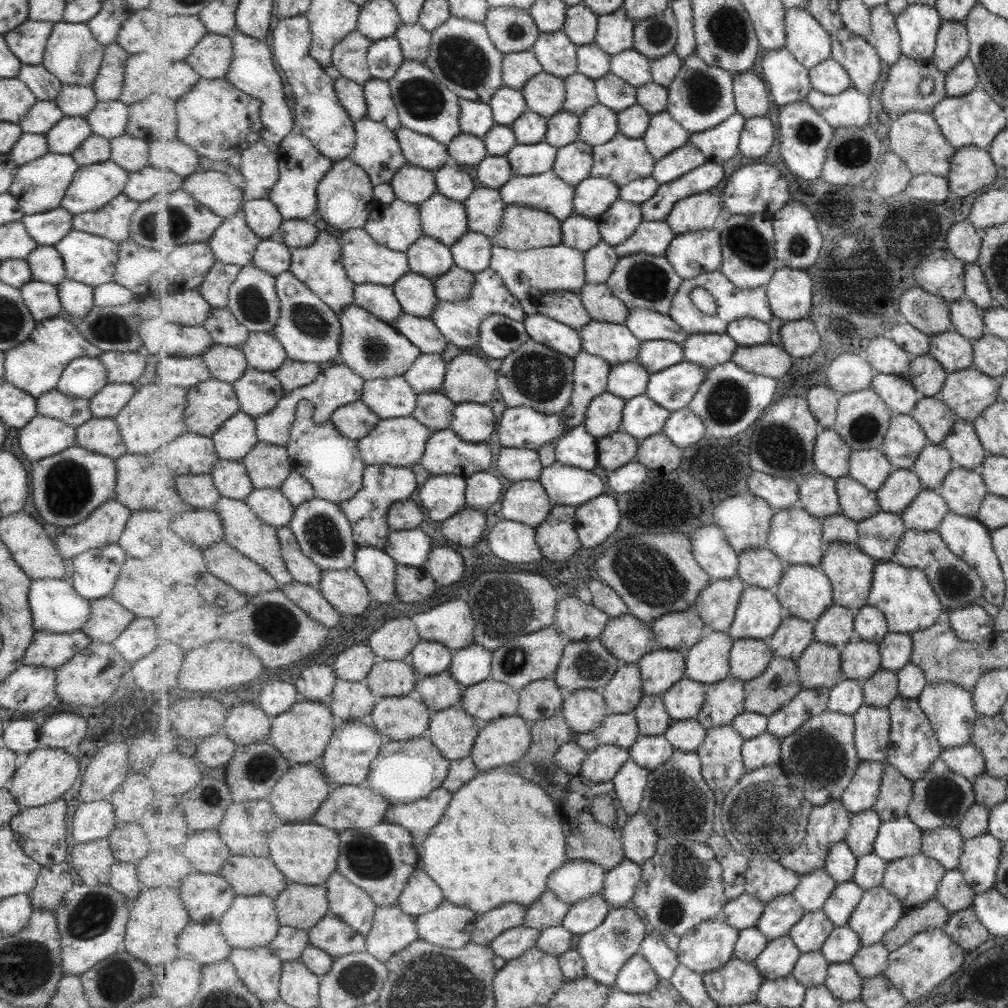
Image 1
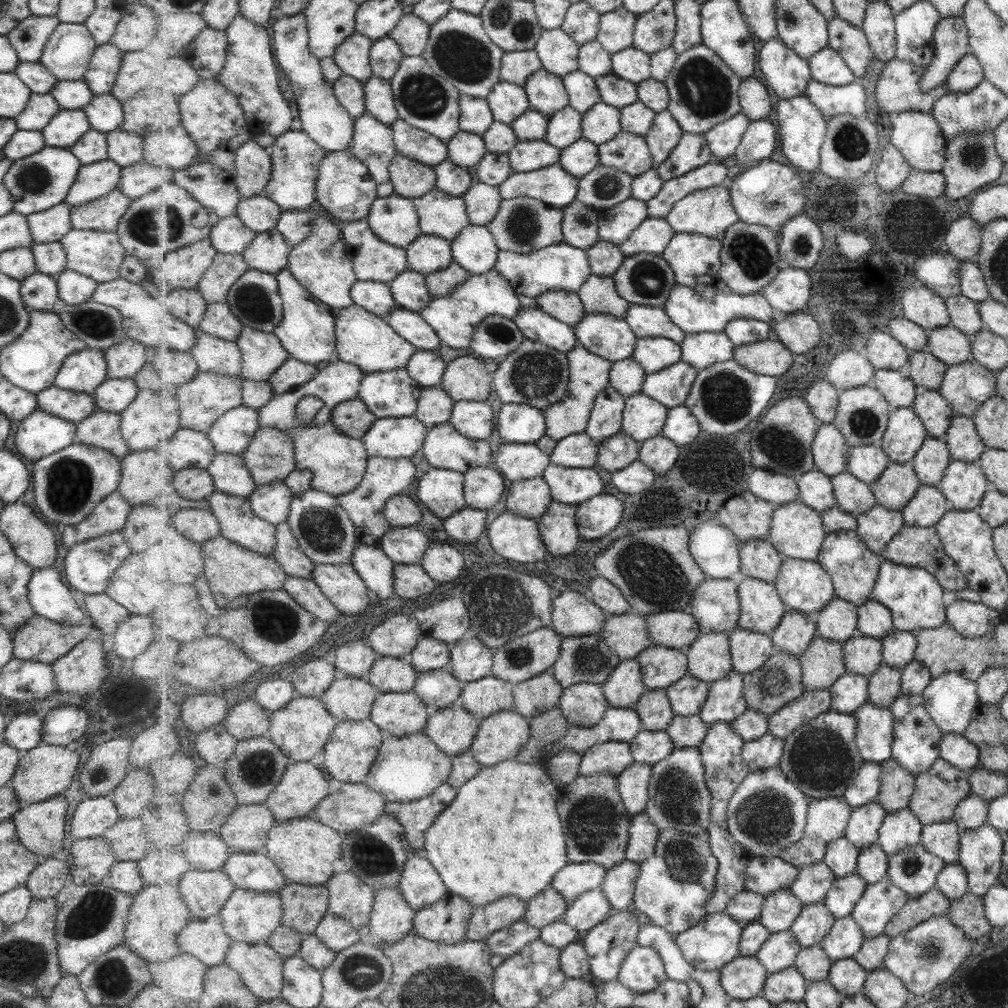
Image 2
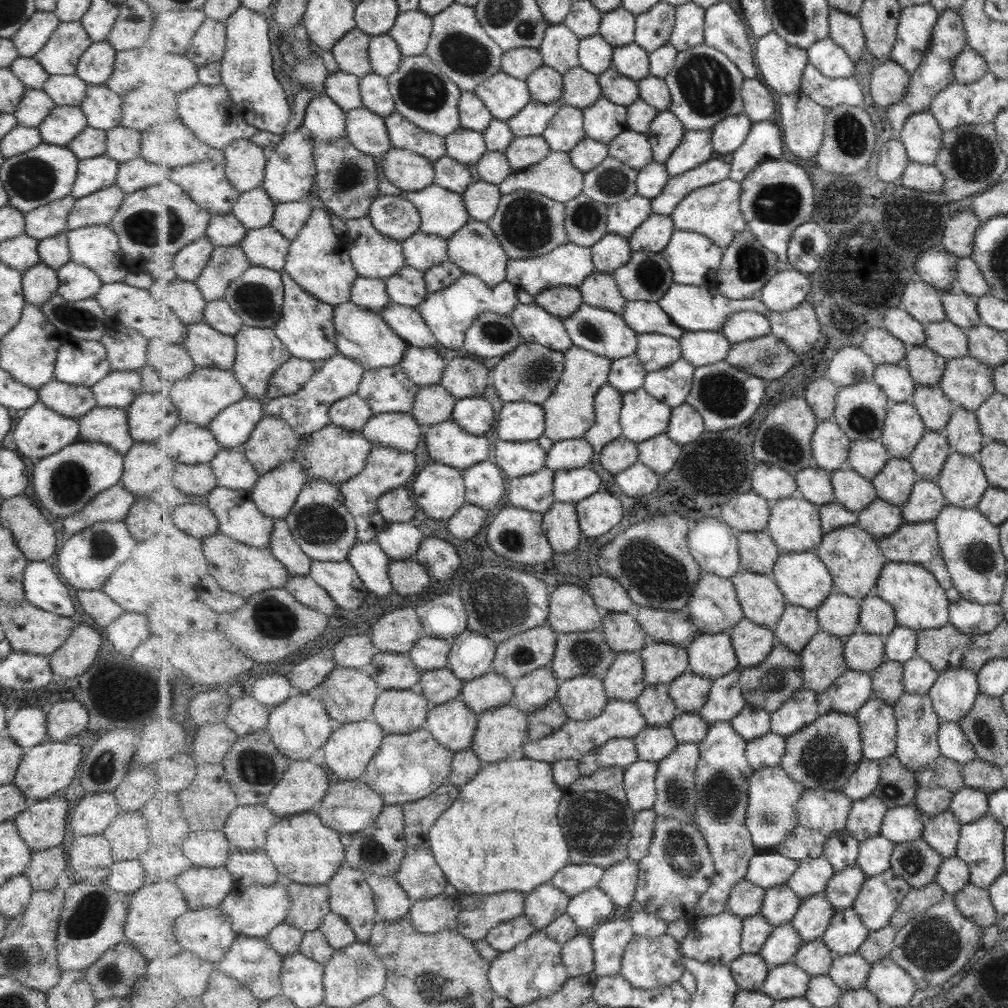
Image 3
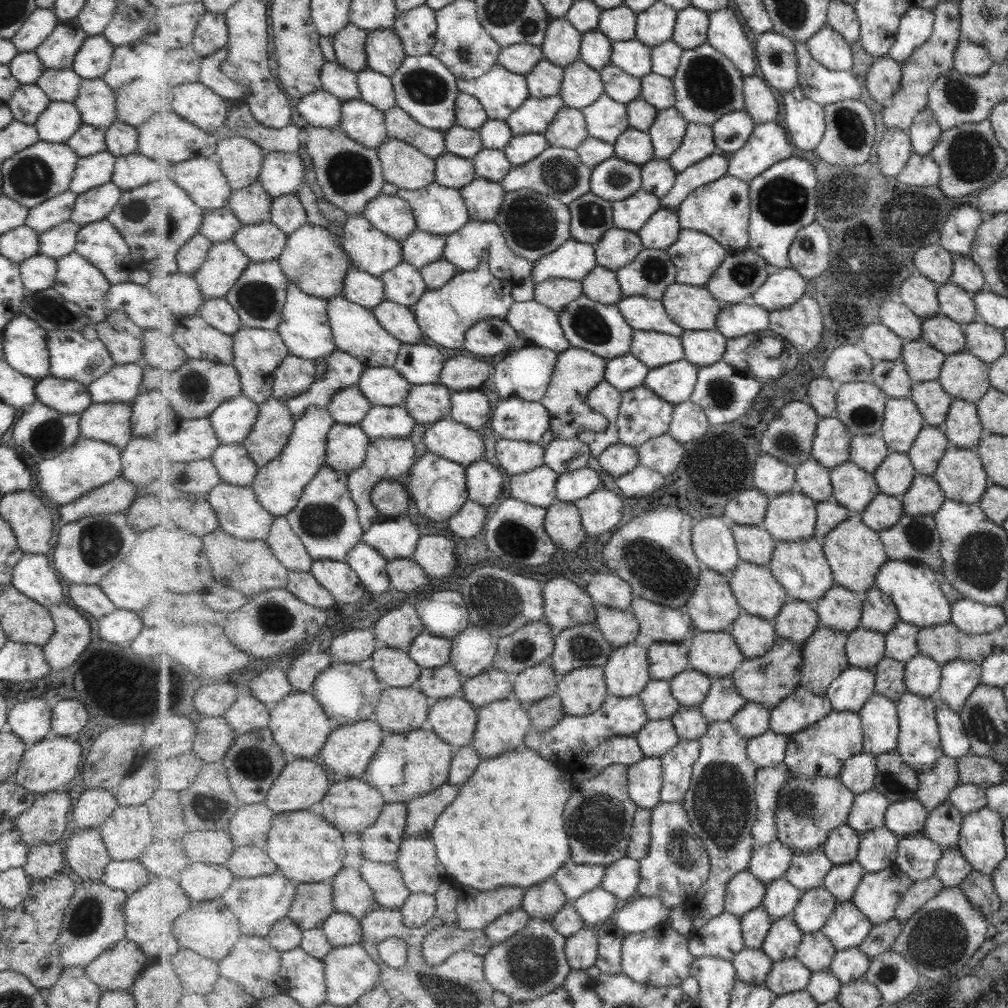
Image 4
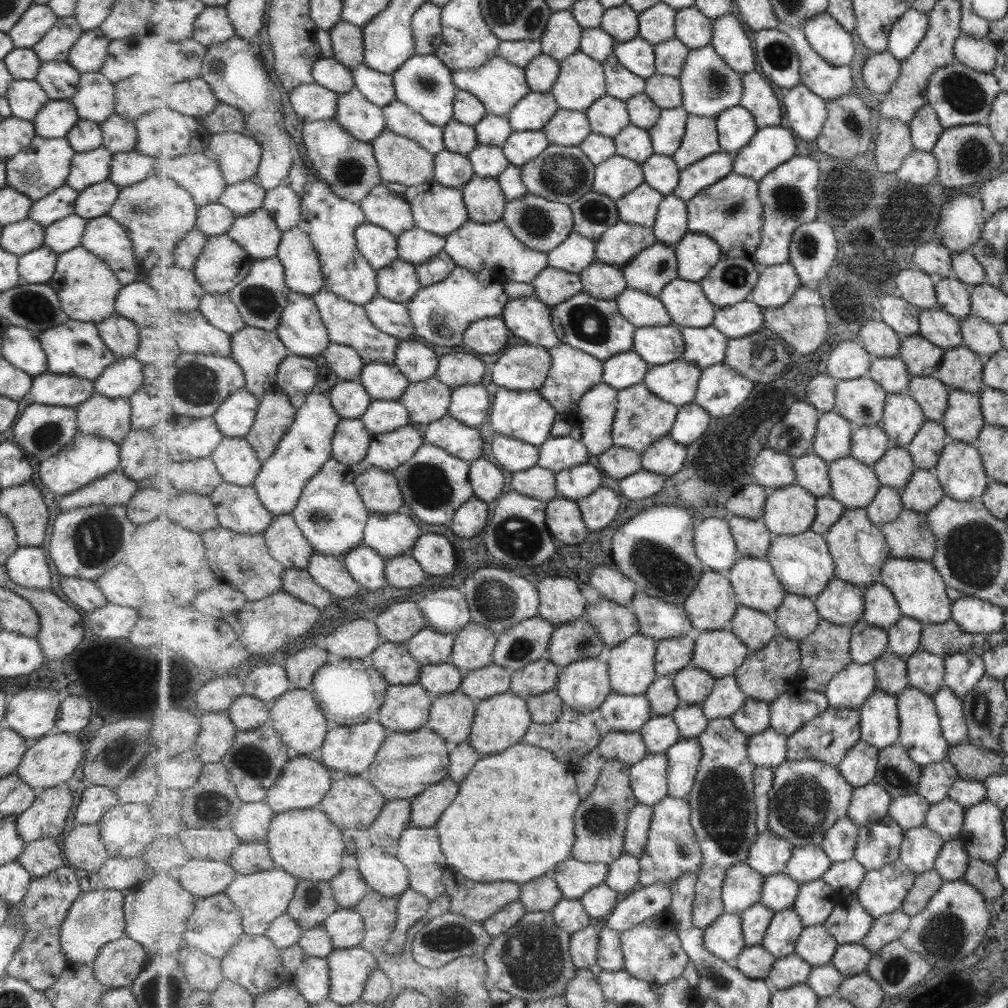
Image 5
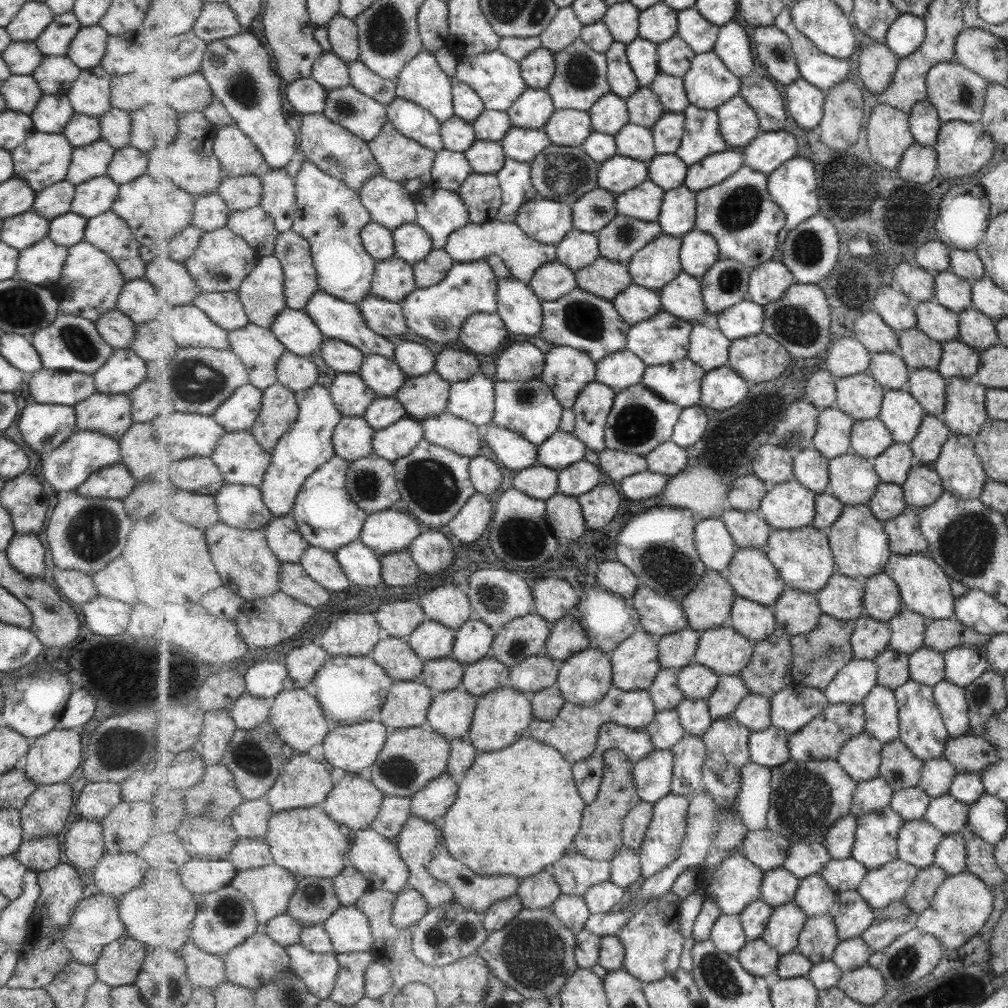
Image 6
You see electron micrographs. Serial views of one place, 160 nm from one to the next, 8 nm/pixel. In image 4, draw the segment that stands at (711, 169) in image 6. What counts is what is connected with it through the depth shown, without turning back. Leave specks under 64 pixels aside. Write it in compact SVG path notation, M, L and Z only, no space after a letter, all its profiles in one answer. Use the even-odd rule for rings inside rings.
M719 152L713 153L700 163L692 164L687 170L678 173L672 191L667 196L660 197L662 207L678 211L681 204L693 191L723 178L728 174L729 167L730 160L719 155Z

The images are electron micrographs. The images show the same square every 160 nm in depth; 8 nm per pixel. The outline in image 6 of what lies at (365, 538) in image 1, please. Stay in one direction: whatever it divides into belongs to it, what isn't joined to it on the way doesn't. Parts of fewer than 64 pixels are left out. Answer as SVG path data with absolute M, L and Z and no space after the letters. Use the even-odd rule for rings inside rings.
M406 416L391 427L376 430L374 453L394 463L409 456L423 439L424 425L420 420Z

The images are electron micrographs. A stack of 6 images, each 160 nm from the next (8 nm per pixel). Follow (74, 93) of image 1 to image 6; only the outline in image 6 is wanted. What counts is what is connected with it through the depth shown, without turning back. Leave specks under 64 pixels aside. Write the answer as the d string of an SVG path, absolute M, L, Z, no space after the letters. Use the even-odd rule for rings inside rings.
M43 56L31 75L42 94L66 95L80 71L66 56Z

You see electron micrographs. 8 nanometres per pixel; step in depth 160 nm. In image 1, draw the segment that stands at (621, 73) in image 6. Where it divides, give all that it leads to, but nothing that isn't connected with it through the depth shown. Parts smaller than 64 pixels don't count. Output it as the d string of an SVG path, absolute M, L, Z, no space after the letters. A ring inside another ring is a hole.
M612 72L596 80L598 102L615 111L624 111L638 103L638 87Z

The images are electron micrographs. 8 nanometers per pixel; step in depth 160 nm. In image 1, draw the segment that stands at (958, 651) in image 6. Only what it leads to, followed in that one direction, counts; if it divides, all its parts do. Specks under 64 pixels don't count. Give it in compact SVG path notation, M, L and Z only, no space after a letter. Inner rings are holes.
M946 680L929 684L918 696L918 699L920 700L920 708L924 710L929 721L932 722L933 729L936 729L938 740L944 749L961 747L970 743L972 729L975 727L975 721L979 718L971 690L963 689L959 684L953 684L952 681Z

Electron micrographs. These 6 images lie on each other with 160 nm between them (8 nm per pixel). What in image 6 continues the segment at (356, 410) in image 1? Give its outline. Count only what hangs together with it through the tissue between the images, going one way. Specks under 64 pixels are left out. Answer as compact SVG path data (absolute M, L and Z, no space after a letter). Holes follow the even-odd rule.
M339 373L331 386L333 400L344 416L364 416L377 394L357 373Z

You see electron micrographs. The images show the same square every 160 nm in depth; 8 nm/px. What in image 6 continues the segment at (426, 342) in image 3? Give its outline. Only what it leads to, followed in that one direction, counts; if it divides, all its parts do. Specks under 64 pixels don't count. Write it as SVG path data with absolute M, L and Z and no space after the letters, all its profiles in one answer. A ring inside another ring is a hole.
M370 295L368 299L358 304L358 307L369 328L383 336L392 339L410 330L401 303Z

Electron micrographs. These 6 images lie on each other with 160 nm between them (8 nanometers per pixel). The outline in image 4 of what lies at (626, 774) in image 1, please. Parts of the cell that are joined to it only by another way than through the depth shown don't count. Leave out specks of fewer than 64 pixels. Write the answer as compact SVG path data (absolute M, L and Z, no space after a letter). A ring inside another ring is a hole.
M645 757L629 767L630 796L639 807L654 809L664 788L664 766L660 757Z

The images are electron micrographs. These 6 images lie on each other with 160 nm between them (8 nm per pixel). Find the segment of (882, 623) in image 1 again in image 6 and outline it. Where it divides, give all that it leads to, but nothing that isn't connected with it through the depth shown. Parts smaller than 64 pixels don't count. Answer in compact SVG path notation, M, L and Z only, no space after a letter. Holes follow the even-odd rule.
M881 572L864 580L864 605L868 616L889 622L904 609L900 585L892 576Z

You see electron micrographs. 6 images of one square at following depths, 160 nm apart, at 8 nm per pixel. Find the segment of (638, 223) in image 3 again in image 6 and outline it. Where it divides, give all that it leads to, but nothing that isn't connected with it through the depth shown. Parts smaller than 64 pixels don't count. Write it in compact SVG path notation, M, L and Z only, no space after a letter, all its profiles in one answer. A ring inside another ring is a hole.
M647 179L639 187L617 196L618 214L637 217L645 221L658 221L666 190Z

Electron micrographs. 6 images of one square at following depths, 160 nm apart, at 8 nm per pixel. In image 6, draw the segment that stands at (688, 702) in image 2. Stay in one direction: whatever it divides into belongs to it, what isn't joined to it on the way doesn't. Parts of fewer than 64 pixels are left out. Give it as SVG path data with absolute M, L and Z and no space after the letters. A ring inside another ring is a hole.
M694 662L682 667L678 684L685 699L708 700L720 683L720 674L703 664Z

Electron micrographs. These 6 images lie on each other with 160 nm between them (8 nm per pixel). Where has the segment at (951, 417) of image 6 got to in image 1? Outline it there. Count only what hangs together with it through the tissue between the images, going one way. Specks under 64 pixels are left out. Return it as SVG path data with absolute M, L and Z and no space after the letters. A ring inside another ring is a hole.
M957 420L953 423L943 445L949 449L952 459L957 461L959 467L978 469L981 460L986 457L971 421Z

